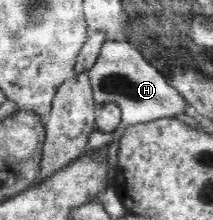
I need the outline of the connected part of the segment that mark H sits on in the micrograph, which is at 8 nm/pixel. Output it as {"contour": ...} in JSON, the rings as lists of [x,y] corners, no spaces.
{"contour":[[[107,40],[102,45],[94,66],[87,71],[96,106],[114,103],[121,110],[121,123],[116,128],[118,138],[128,125],[150,122],[158,120],[158,118],[172,118],[186,112],[186,108],[189,106],[176,87],[168,83],[164,73],[148,62],[129,41]]]}

